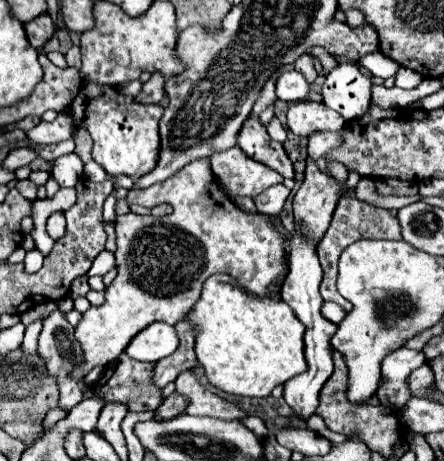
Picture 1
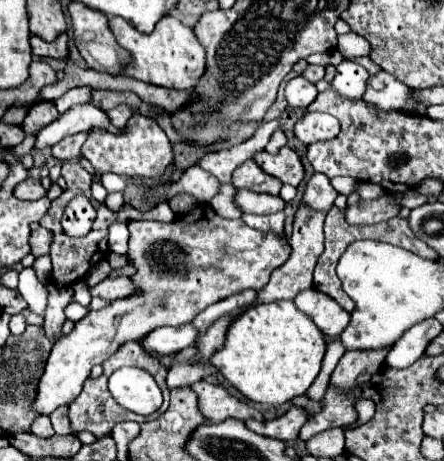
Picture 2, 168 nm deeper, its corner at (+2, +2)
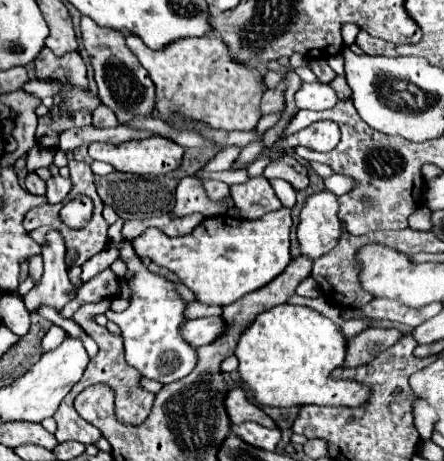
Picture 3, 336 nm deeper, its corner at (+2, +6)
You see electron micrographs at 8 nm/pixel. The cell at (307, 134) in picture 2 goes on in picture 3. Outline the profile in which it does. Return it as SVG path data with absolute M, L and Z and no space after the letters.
M318 120L318 122L302 128L300 132L278 141L275 148L264 148L255 160L270 158L270 154L278 154L278 152L284 152L288 148L296 148L296 146L308 146L318 152L328 152L338 144L338 140L340 140L338 124L332 120Z

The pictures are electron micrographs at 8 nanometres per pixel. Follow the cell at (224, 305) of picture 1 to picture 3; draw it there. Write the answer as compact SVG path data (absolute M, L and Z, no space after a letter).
M280 304L258 314L256 320L240 334L236 346L236 358L240 362L238 374L240 380L252 388L256 400L264 406L304 406L310 402L320 406L360 406L368 398L368 386L352 380L334 380L330 376L334 368L342 366L344 350L346 340L332 320L308 306Z

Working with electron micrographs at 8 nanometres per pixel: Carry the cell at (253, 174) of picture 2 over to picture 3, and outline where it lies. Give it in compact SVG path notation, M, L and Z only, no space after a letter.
M264 176L248 178L244 184L232 184L230 192L236 202L236 208L244 212L242 218L248 220L256 220L282 206L274 194L272 184Z

